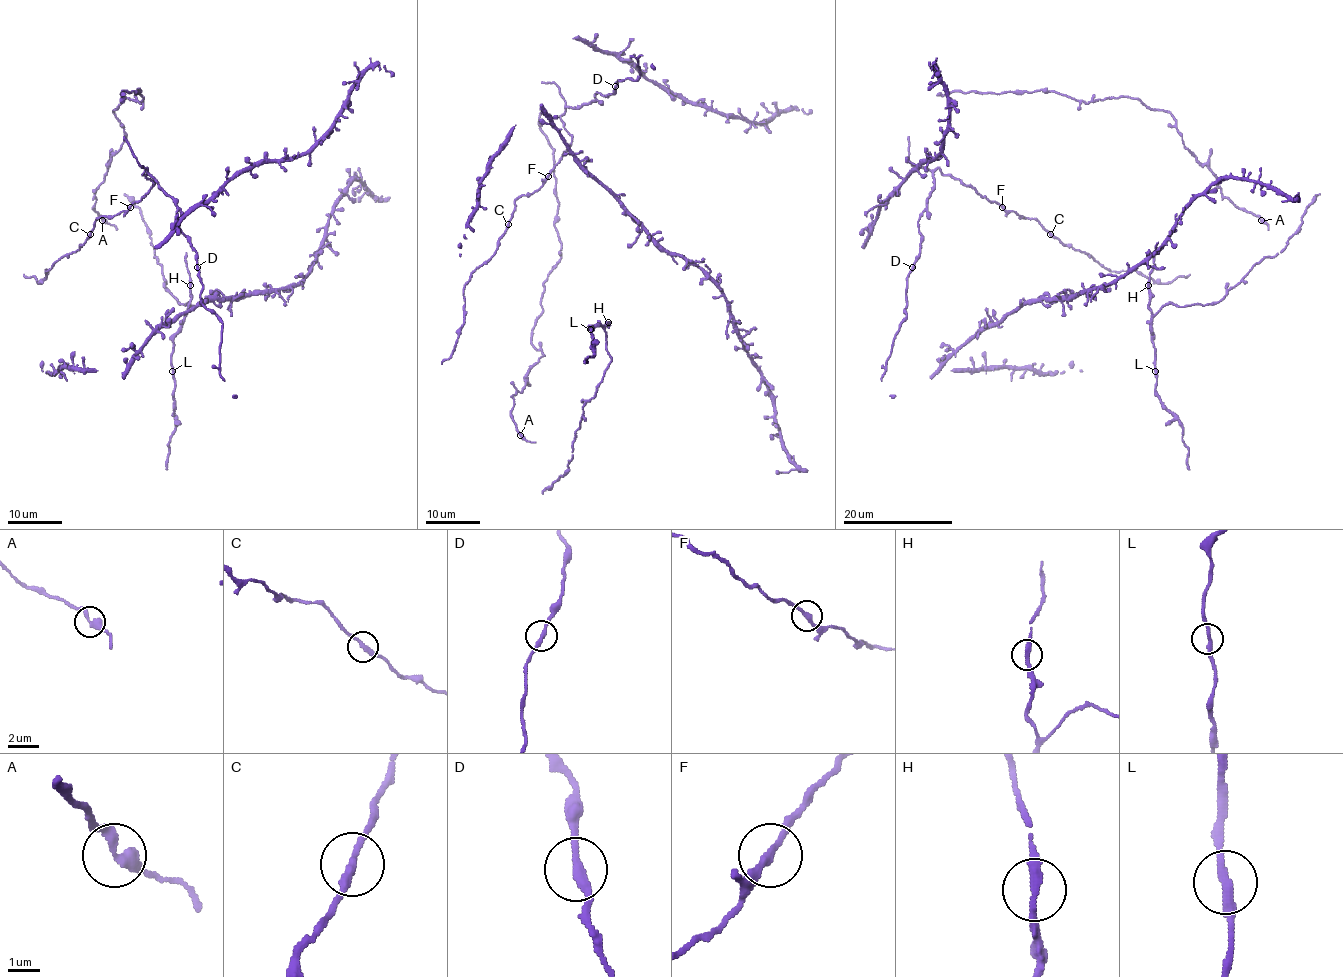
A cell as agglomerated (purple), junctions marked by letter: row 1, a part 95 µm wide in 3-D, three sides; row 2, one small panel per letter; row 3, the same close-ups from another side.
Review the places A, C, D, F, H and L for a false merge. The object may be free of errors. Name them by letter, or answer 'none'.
none

